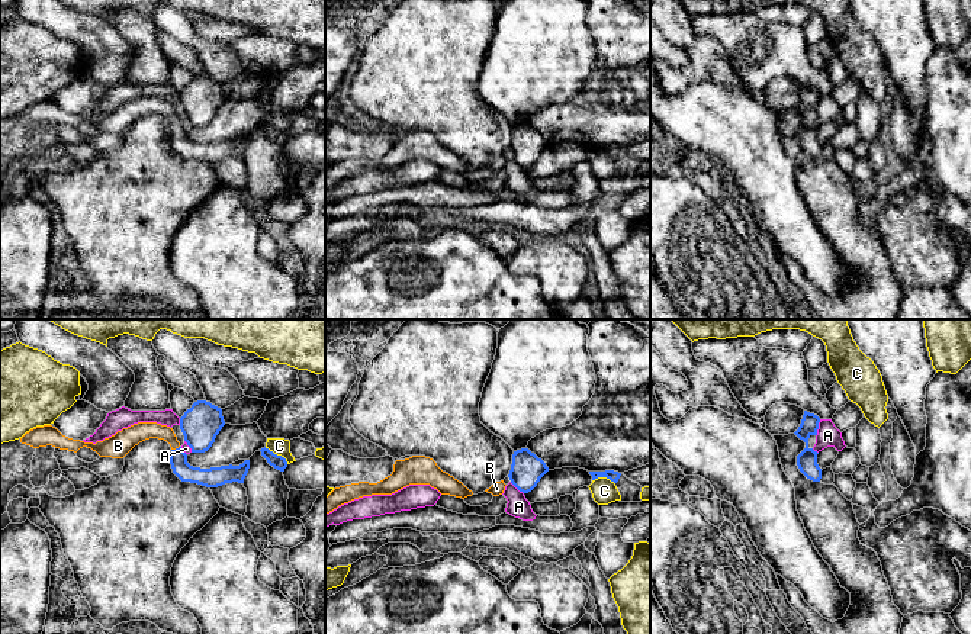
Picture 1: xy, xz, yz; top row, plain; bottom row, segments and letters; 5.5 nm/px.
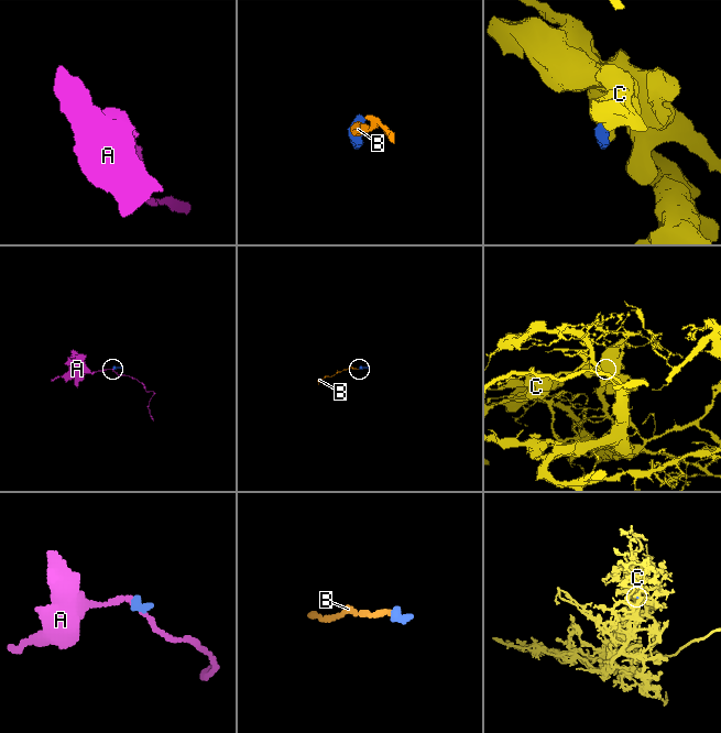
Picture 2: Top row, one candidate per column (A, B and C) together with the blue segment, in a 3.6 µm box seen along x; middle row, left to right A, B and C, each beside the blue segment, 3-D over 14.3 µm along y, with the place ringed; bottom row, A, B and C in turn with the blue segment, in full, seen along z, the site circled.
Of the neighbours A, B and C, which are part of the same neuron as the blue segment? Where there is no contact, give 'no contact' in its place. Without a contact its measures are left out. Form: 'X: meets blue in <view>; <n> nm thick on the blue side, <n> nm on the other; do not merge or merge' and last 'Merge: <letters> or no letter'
A: meets blue in yz; 110 nm thick on the blue side, 130 nm on the other; do not merge
B: meets blue in xy; 110 nm thick on the blue side, 110 nm on the other; merge
C: meets blue in xy; 80 nm thick on the blue side, 100 nm on the other; do not merge
Merge: B

